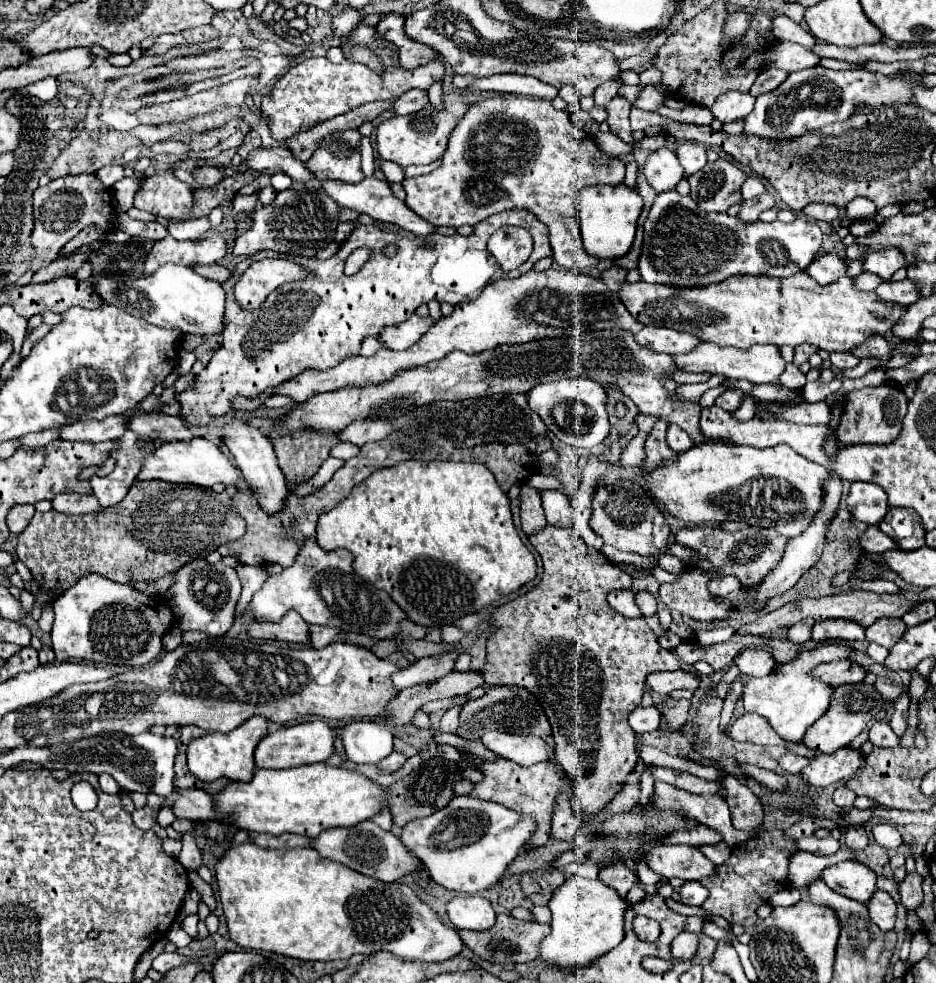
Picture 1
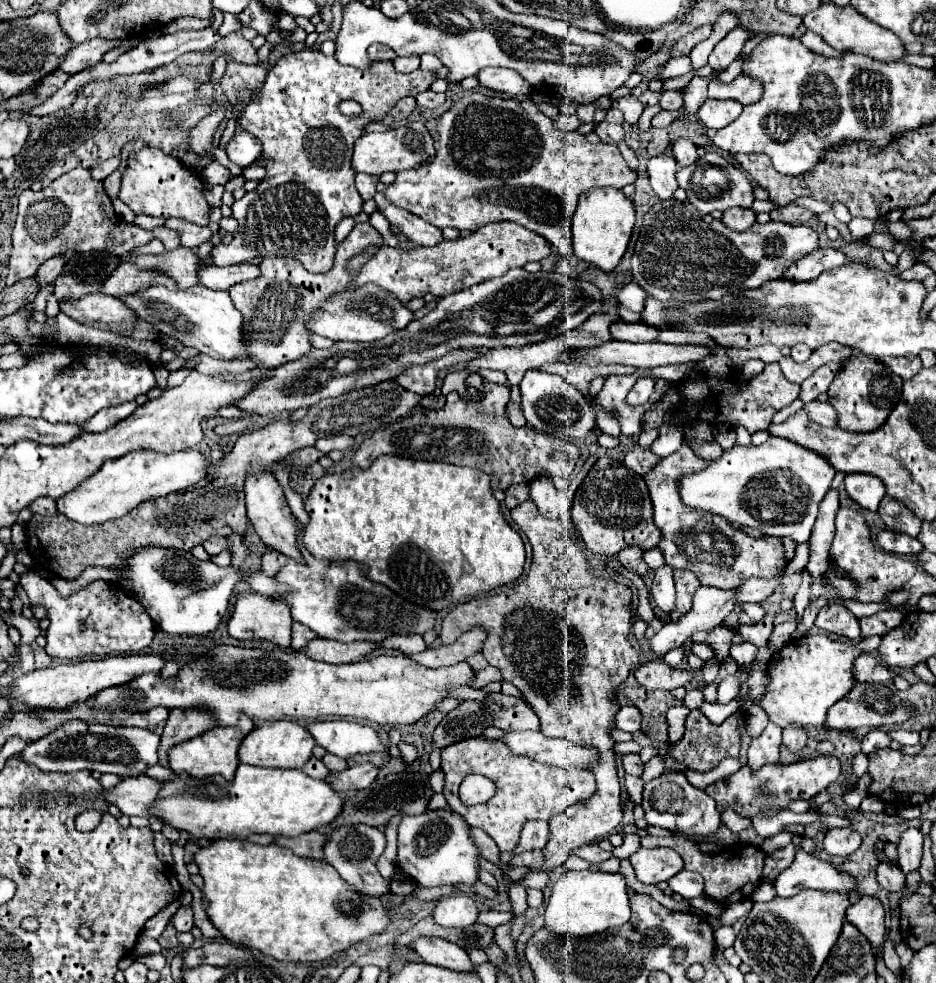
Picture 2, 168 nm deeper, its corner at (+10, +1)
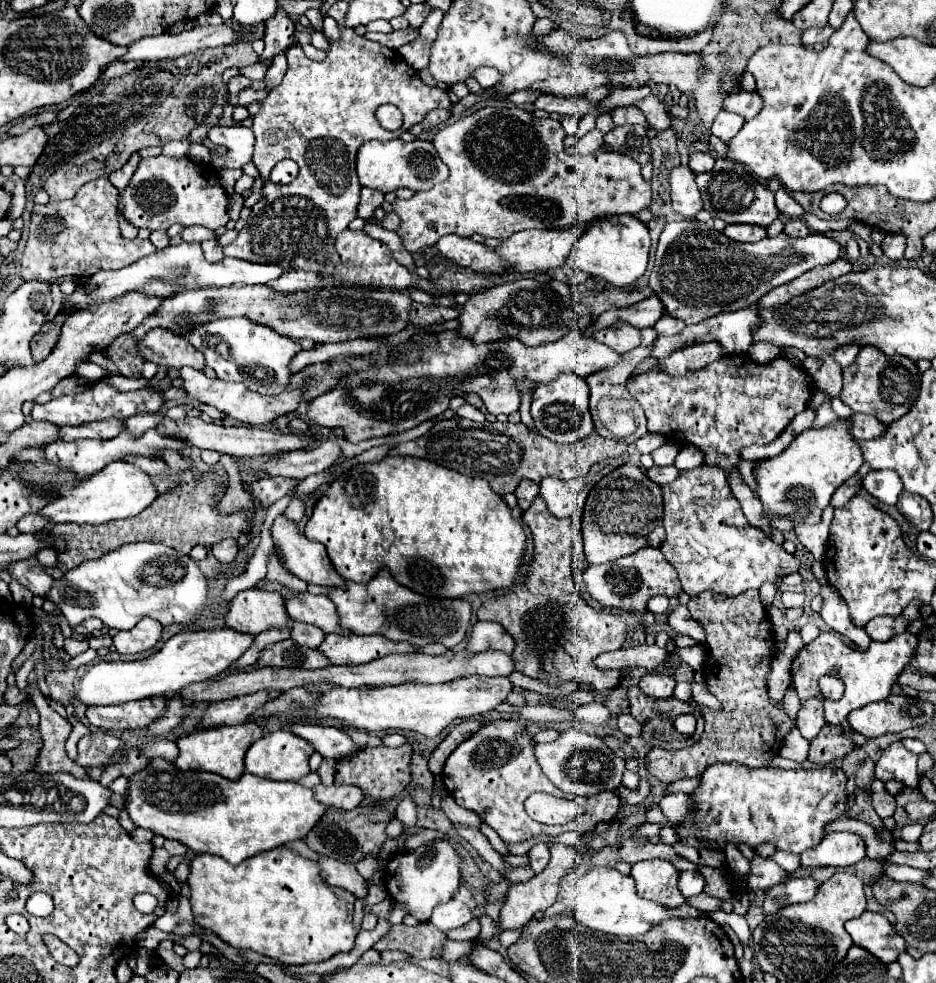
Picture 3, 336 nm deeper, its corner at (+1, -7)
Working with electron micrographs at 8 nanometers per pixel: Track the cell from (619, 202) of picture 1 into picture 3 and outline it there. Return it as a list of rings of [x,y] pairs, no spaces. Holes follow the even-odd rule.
[[[605,216],[593,222],[585,236],[575,244],[573,258],[581,272],[593,278],[603,278],[613,286],[629,286],[645,274],[649,250],[651,238],[643,222],[639,222],[635,216]]]

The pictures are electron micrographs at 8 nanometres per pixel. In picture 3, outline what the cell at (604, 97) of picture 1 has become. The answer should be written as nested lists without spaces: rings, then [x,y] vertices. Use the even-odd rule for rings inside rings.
[[[595,128],[591,132],[587,132],[583,138],[579,138],[577,150],[579,154],[597,154],[603,148],[603,134]]]

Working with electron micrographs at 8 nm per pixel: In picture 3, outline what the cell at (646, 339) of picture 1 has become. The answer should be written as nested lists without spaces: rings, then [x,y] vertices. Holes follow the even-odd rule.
[[[617,322],[609,328],[597,330],[593,334],[593,338],[597,338],[599,342],[603,342],[605,346],[613,348],[619,354],[629,352],[629,350],[639,346],[639,330],[633,328],[631,324],[625,324],[625,322]]]

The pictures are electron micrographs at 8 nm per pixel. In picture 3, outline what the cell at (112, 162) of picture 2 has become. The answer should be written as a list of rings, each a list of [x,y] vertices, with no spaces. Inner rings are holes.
[[[135,152],[135,154],[131,154],[129,162],[127,162],[123,168],[119,168],[119,170],[115,170],[115,172],[111,172],[111,174],[109,174],[111,184],[115,184],[119,192],[129,184],[129,180],[131,180],[131,176],[135,174],[135,170],[137,170],[137,166],[139,166],[139,162],[141,162],[141,156],[139,156],[139,152]]]

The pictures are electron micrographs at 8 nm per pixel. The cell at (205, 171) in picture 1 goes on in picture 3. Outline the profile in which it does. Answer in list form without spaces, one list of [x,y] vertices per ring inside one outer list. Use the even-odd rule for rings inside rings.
[[[225,170],[225,172],[219,172],[219,176],[221,176],[221,184],[227,190],[227,194],[233,194],[233,186],[243,176],[243,172],[241,170]]]

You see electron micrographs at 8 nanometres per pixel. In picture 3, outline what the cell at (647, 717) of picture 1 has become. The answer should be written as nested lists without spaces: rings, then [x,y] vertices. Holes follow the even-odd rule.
[[[619,714],[617,716],[617,728],[625,736],[639,736],[641,734],[641,726],[637,724],[637,720],[633,720],[631,714]]]

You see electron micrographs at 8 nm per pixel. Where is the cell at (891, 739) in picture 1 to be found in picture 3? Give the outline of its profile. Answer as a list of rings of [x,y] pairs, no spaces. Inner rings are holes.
[[[901,742],[891,744],[875,764],[875,778],[881,782],[909,780],[905,782],[905,786],[917,788],[917,756],[913,756]]]

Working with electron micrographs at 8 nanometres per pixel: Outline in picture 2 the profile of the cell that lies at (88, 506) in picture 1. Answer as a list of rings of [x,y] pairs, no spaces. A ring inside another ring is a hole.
[[[44,496],[44,498],[38,498],[30,504],[30,510],[34,514],[42,514],[42,516],[56,516],[58,514],[58,508],[56,508],[56,500]]]

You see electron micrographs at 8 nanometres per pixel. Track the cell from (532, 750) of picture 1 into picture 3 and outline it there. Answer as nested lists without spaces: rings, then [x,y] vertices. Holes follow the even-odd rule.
[[[577,728],[561,732],[551,744],[535,744],[535,756],[543,772],[551,776],[551,782],[565,794],[573,796],[591,796],[603,790],[615,790],[621,784],[621,776],[625,772],[623,758],[619,758],[599,736]]]

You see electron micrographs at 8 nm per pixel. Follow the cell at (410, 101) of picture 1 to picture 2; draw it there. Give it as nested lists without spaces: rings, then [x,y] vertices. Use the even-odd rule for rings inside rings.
[[[424,90],[424,92],[420,92],[420,96],[416,96],[418,106],[430,108],[430,110],[438,108],[440,104],[444,104],[444,100],[446,100],[444,94],[436,94],[436,92],[432,92],[432,90]]]

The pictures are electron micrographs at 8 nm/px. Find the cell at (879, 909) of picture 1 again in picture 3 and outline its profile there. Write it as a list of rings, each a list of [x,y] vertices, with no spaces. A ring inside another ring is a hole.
[[[863,912],[859,918],[849,920],[845,930],[851,934],[853,944],[867,948],[867,952],[885,964],[895,962],[905,950],[905,940],[895,932],[891,922],[877,912]]]

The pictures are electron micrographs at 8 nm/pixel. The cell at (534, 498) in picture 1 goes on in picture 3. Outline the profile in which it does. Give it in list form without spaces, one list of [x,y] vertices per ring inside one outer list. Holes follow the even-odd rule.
[[[523,480],[517,490],[515,490],[515,496],[517,496],[517,502],[519,502],[519,508],[521,510],[527,510],[529,504],[533,502],[533,498],[539,494],[539,484],[537,482],[531,482],[531,480]]]

